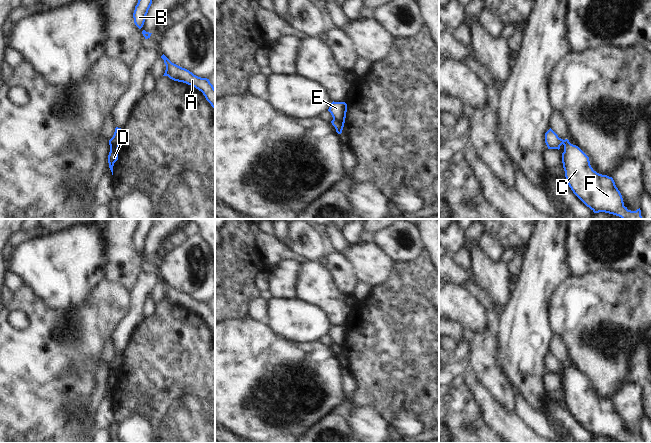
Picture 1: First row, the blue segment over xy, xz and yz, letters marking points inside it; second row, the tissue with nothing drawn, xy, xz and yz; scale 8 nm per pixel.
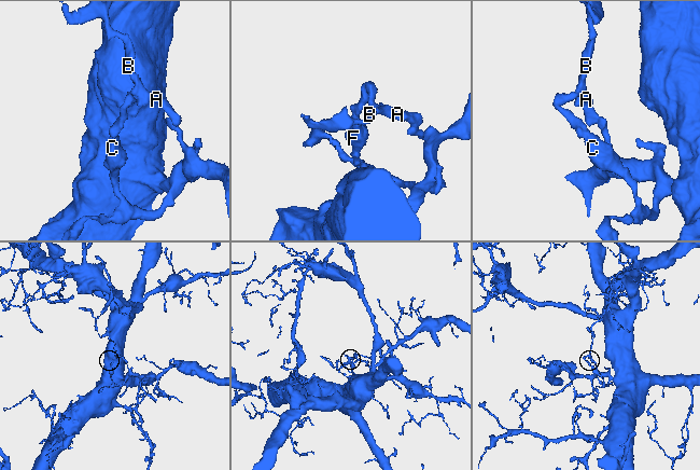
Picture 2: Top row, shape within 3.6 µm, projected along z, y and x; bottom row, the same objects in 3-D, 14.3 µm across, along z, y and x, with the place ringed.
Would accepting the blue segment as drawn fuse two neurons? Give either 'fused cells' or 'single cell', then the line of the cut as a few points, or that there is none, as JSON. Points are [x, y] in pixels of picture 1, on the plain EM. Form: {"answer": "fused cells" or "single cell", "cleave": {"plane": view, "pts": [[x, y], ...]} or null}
{"answer": "fused cells", "cleave": {"plane": "xz", "pts": [[333, 342], [344, 346]]}}

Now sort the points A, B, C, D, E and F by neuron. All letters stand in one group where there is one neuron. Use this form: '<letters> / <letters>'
A B E / C D F

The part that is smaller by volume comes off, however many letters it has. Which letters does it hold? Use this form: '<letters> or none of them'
A, B, E

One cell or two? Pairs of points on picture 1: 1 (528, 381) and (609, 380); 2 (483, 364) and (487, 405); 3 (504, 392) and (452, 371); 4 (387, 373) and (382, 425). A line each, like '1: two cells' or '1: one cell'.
1: two cells
2: two cells
3: two cells
4: two cells

